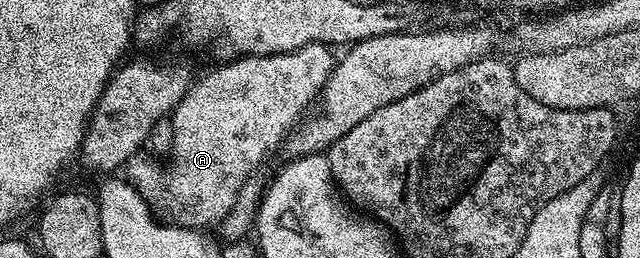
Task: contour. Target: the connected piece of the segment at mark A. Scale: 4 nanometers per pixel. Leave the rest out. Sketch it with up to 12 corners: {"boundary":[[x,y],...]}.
{"boundary":[[327,45],[195,79],[125,179],[202,230],[319,99]]}

